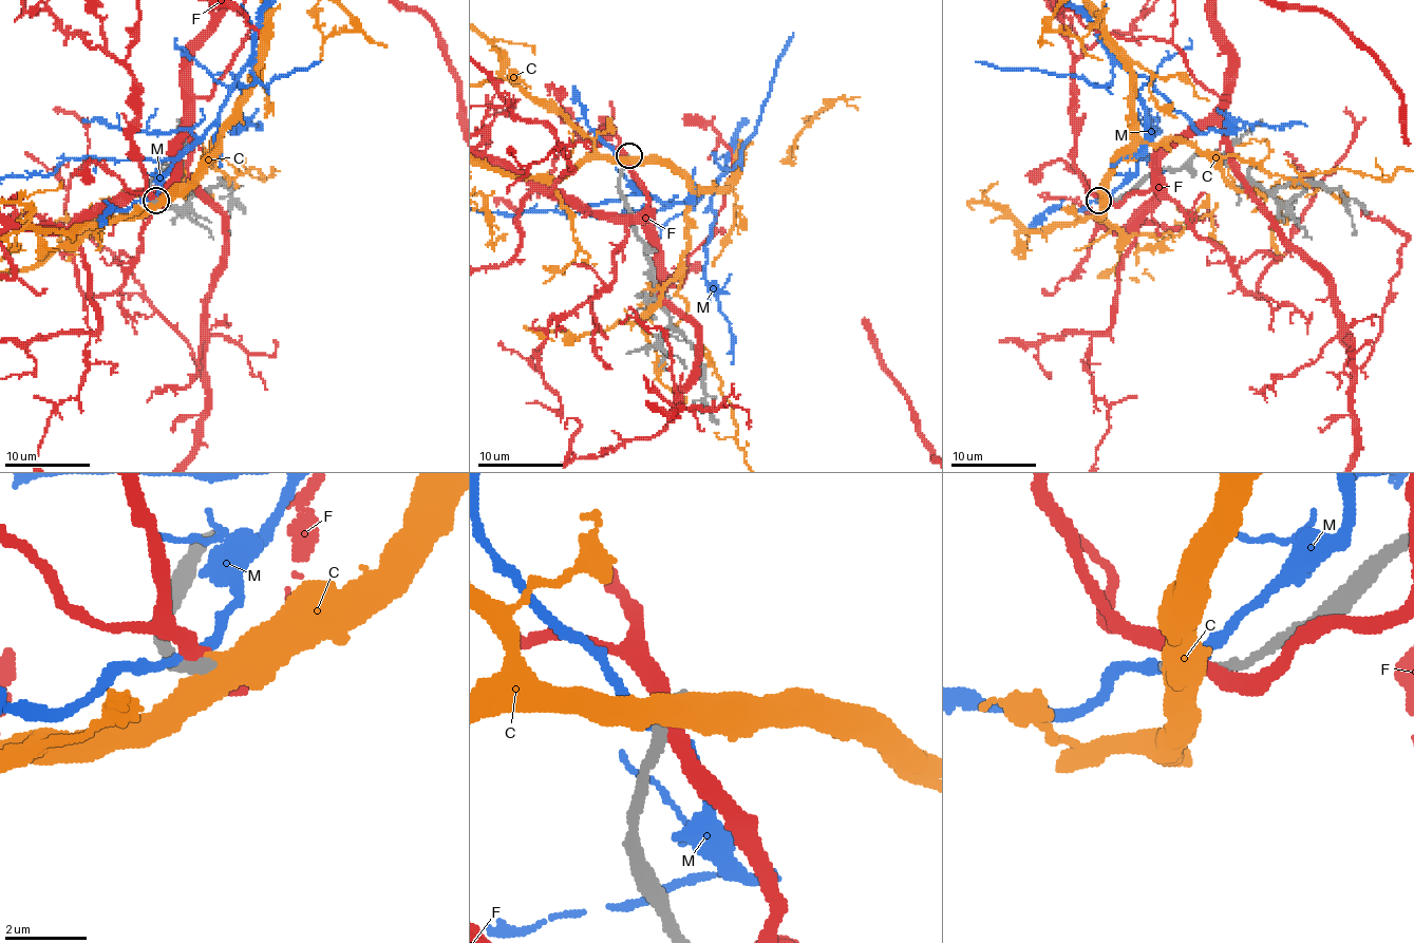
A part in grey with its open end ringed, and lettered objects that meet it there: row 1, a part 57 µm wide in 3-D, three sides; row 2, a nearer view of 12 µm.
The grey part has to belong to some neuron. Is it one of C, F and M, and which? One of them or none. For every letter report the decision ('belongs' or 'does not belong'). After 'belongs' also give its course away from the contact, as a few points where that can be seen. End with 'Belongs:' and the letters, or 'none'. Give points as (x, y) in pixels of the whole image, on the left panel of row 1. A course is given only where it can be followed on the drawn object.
C: does not belong
F: does not belong
M: does not belong
Belongs: none

